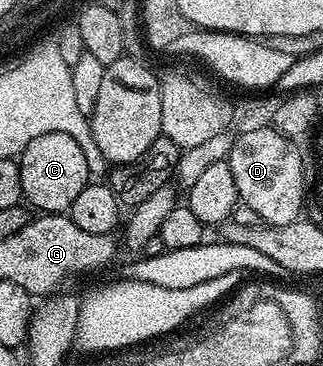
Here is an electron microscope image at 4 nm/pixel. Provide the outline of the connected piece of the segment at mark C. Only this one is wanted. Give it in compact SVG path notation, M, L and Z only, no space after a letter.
M52 132L39 134L39 138L27 142L19 157L19 182L24 203L30 209L38 208L36 211L41 214L65 214L79 190L91 183L91 177L79 142L71 134Z

